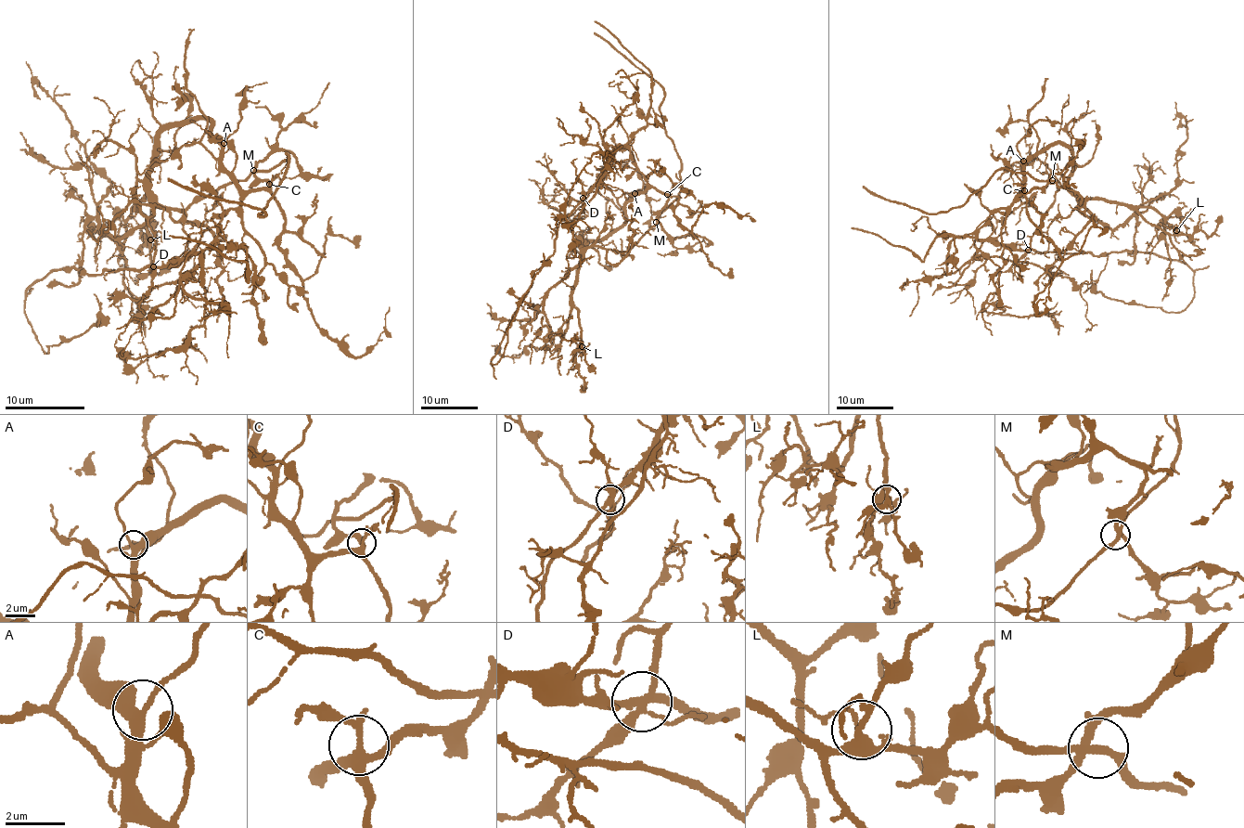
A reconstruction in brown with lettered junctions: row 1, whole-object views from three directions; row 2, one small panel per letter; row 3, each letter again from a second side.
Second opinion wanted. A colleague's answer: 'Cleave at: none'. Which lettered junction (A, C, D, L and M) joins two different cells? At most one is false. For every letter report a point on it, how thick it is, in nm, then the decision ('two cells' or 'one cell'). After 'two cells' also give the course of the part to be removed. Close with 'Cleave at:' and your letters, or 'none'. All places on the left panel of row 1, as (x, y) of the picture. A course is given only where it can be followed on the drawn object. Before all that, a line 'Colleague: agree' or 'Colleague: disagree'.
Colleague: disagree
A: (224, 143) | 360 nm | one cell
C: (269, 184) | 320 nm | one cell
D: (153, 266) | 280 nm | two cells | (152, 265), (101, 274), (53, 269), (37, 279), (25, 293), (23, 311), (45, 353), (99, 321), (93, 293)
L: (150, 239) | 280 nm | one cell
M: (253, 170) | 280 nm | one cell
Cleave at: D

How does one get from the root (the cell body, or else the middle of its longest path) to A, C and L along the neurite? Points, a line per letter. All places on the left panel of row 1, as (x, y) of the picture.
A: (173, 264), (182, 260), (206, 230), (239, 204), (239, 190), (234, 176), (222, 162), (224, 143)
C: (173, 264), (182, 260), (196, 246), (202, 234), (230, 210), (234, 210), (250, 192), (269, 184)
L: (173, 264), (154, 265), (154, 234), (136, 200), (138, 180), (148, 192), (138, 210), (150, 239)

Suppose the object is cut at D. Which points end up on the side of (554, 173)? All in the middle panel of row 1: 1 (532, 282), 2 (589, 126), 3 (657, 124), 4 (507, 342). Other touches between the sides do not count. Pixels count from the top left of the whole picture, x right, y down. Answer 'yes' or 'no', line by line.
1: no
2: no
3: no
4: no

